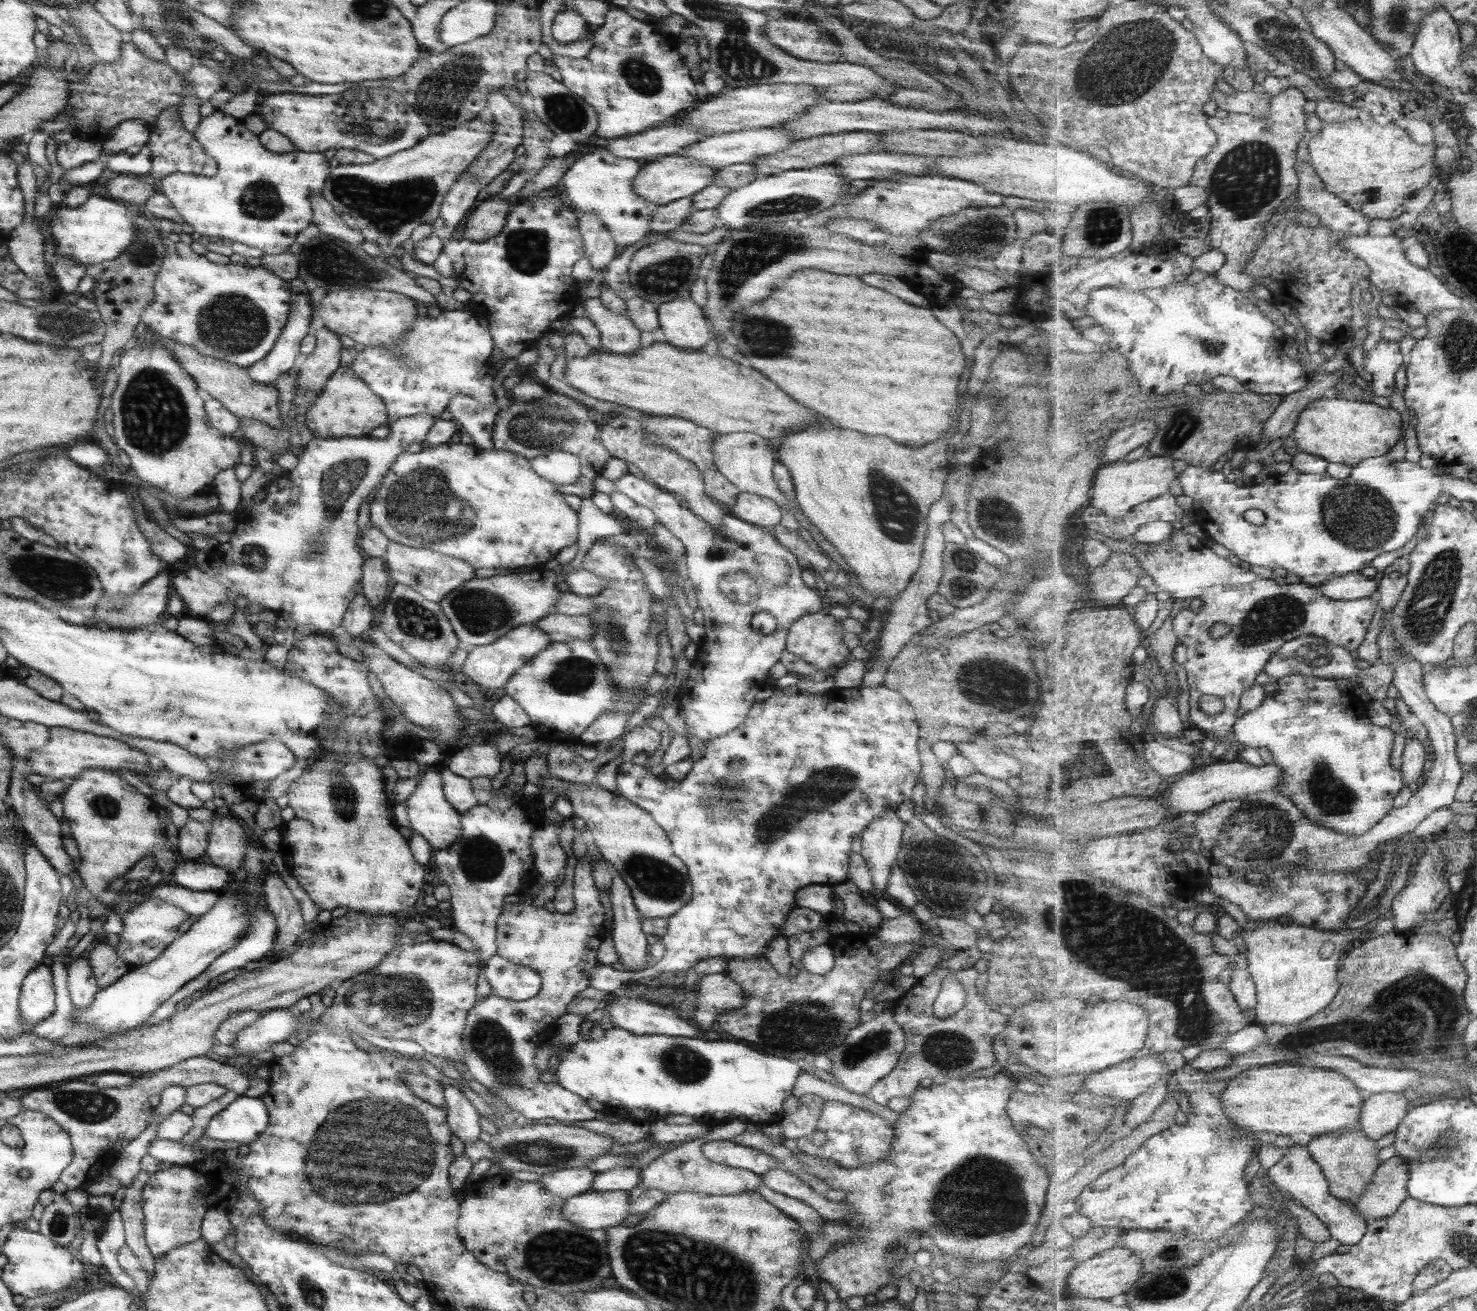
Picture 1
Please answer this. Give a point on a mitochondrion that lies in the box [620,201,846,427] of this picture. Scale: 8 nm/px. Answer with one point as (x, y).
(749, 255)

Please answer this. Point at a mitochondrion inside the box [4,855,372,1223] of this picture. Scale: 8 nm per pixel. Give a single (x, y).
(90, 1108)

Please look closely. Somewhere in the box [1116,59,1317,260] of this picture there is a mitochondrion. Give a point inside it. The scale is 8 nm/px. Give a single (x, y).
(1247, 179)

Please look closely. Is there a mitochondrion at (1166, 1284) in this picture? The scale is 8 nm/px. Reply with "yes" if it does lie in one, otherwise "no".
yes

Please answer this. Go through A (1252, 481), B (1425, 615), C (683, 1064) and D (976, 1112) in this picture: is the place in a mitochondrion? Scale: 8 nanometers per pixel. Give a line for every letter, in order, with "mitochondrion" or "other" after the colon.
A: other
B: mitochondrion
C: mitochondrion
D: other

